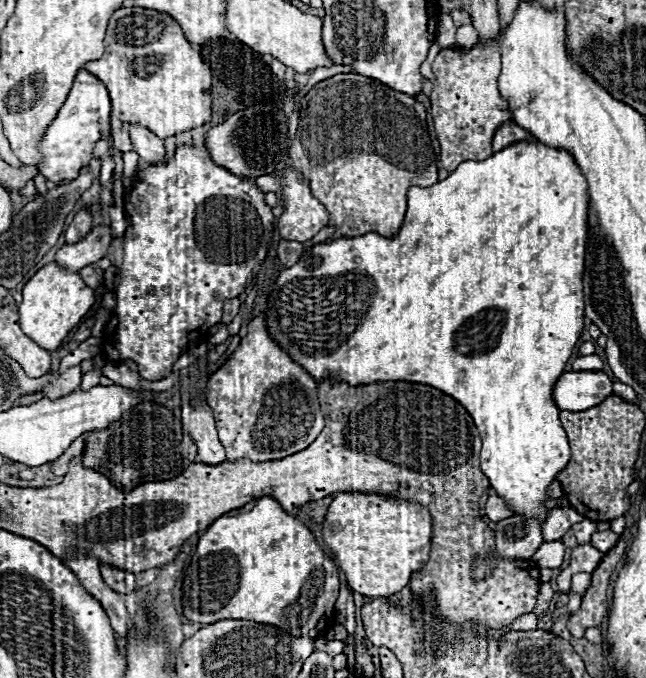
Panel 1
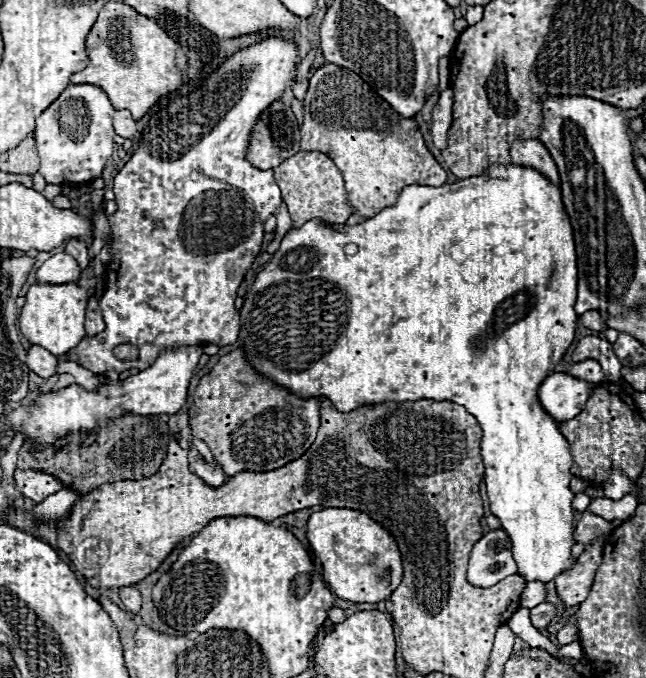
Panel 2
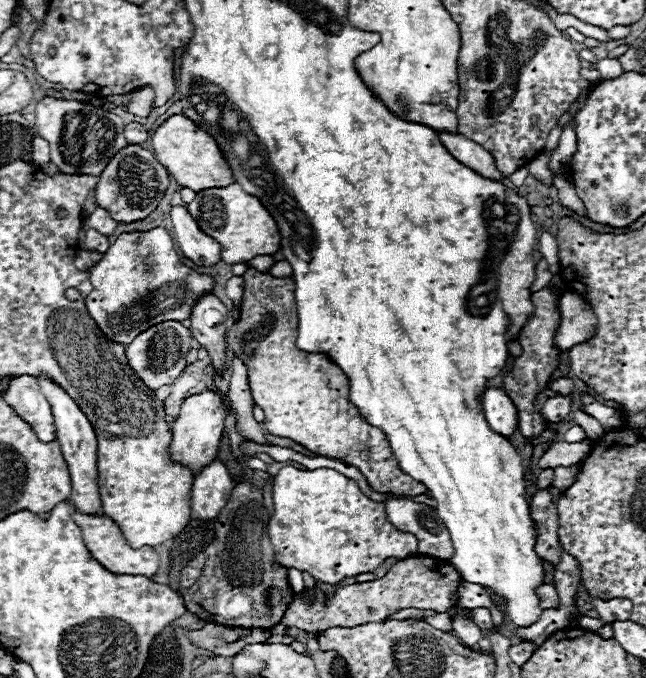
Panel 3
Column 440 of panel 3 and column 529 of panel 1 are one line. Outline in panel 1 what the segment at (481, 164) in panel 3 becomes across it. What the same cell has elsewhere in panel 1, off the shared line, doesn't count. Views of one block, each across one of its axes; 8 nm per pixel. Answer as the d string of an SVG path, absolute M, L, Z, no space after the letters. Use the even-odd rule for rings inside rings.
M508 122L508 124L500 126L498 132L494 134L492 148L494 148L494 152L500 152L500 150L504 150L504 148L516 144L516 142L524 142L524 140L530 140L530 138L534 140L534 136L528 130L516 126L514 122Z

